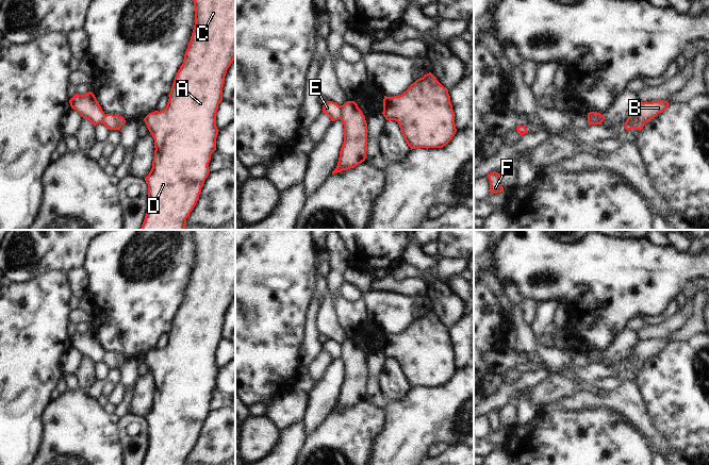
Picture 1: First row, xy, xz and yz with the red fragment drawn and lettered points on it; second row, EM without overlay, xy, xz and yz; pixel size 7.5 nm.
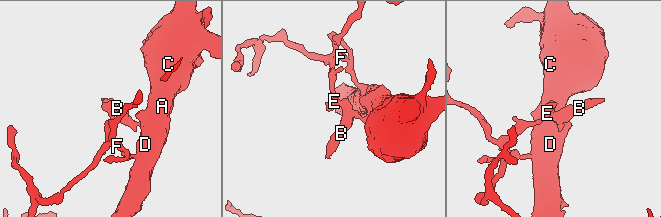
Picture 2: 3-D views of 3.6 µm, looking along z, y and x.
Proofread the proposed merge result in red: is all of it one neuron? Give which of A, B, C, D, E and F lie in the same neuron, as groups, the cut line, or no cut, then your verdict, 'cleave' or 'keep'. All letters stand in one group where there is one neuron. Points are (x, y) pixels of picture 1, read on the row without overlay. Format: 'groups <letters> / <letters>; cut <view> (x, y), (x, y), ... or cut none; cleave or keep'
groups A B C D F / E; cut xz (342, 344), (342, 354), (340, 356); cleave

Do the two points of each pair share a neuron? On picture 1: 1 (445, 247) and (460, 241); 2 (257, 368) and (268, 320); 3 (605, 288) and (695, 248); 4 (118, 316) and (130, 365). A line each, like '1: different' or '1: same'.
1: same
2: same
3: different
4: different

